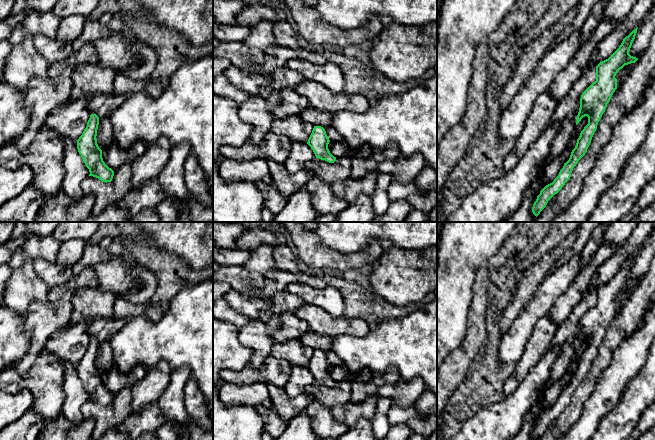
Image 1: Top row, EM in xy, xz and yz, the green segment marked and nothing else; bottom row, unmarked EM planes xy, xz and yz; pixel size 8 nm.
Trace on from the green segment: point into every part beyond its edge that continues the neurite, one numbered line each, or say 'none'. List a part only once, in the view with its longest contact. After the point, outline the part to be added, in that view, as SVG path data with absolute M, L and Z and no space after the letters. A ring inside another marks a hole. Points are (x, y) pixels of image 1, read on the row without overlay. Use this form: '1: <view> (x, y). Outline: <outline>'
none

